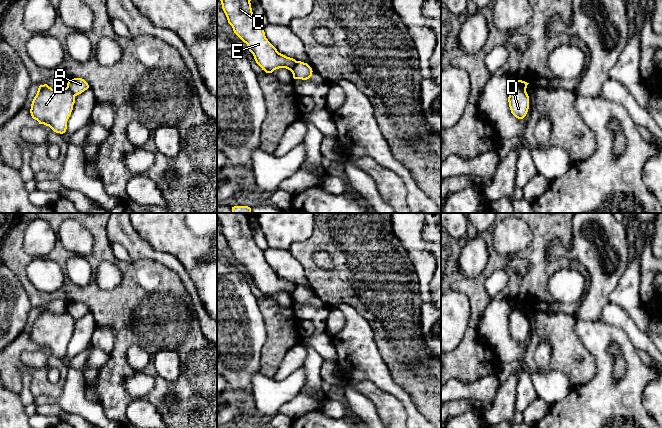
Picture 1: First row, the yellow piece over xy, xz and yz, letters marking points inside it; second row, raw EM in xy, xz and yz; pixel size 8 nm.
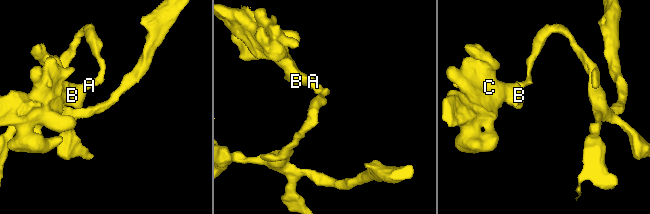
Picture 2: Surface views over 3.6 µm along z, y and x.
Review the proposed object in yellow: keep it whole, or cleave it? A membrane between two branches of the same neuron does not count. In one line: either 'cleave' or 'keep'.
cleave

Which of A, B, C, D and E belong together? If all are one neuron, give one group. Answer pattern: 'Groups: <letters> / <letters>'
Groups: A / B C D E

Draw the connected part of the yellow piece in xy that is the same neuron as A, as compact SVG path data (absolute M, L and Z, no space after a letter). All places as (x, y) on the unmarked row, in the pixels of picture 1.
M82 302L68 304L67 311L75 319L79 319L89 312L88 307Z

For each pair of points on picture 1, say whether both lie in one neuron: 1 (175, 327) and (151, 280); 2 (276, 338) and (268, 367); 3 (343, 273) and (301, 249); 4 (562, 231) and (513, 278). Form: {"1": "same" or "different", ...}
{"1": "same", "2": "same", "3": "same", "4": "same"}

